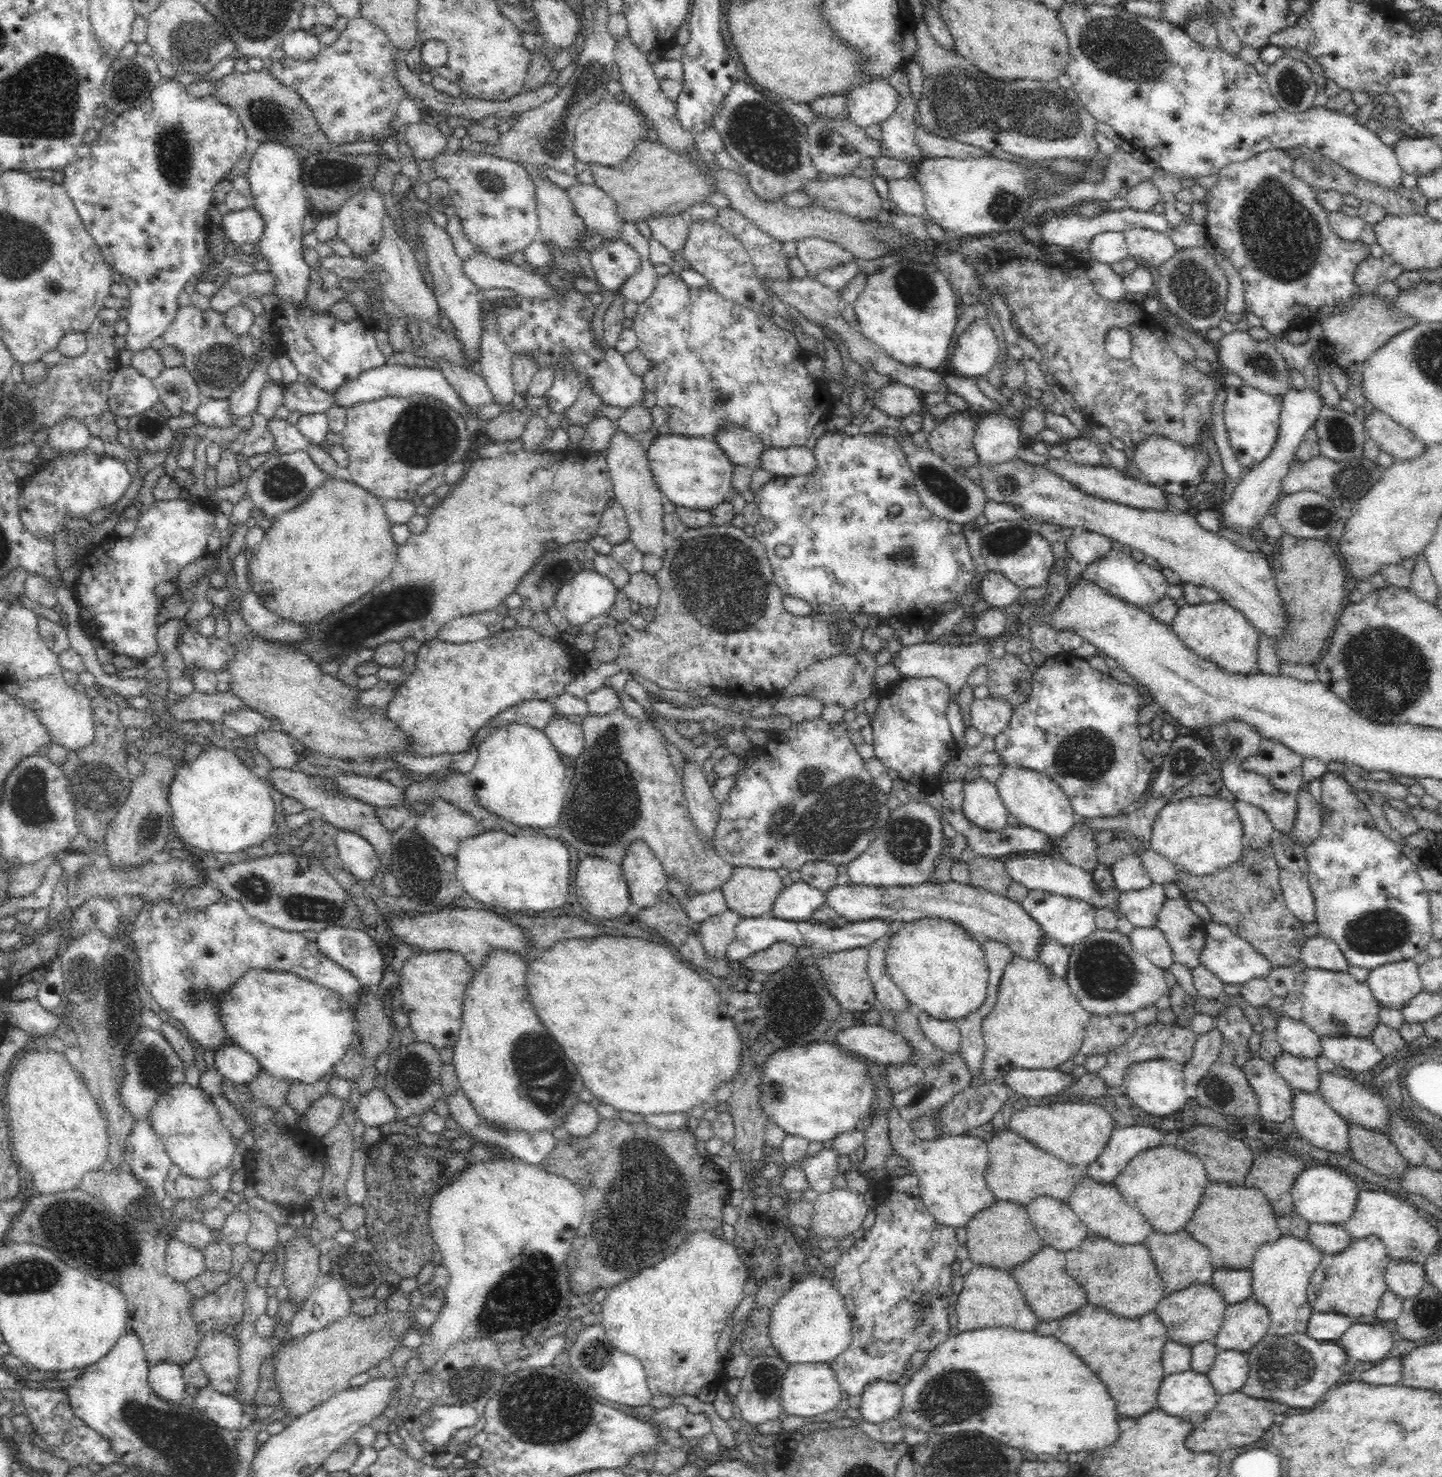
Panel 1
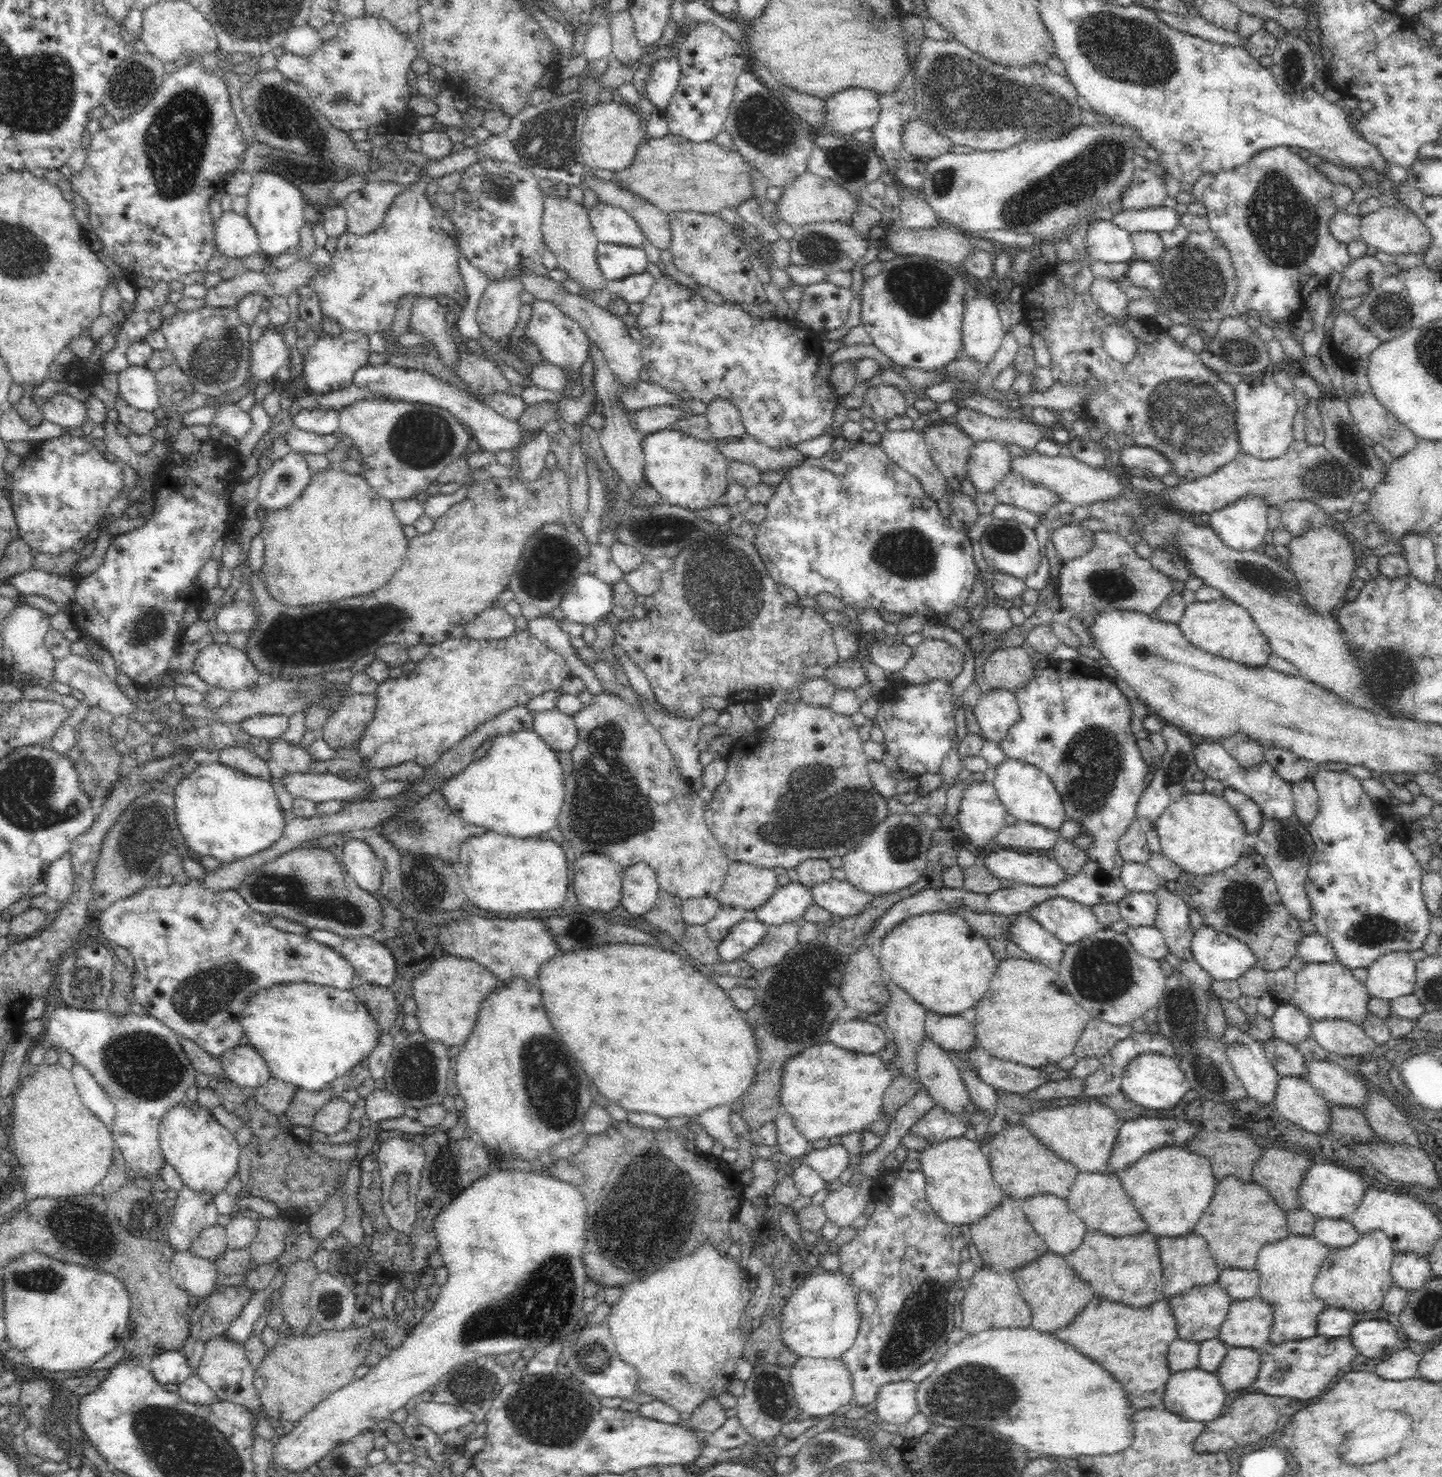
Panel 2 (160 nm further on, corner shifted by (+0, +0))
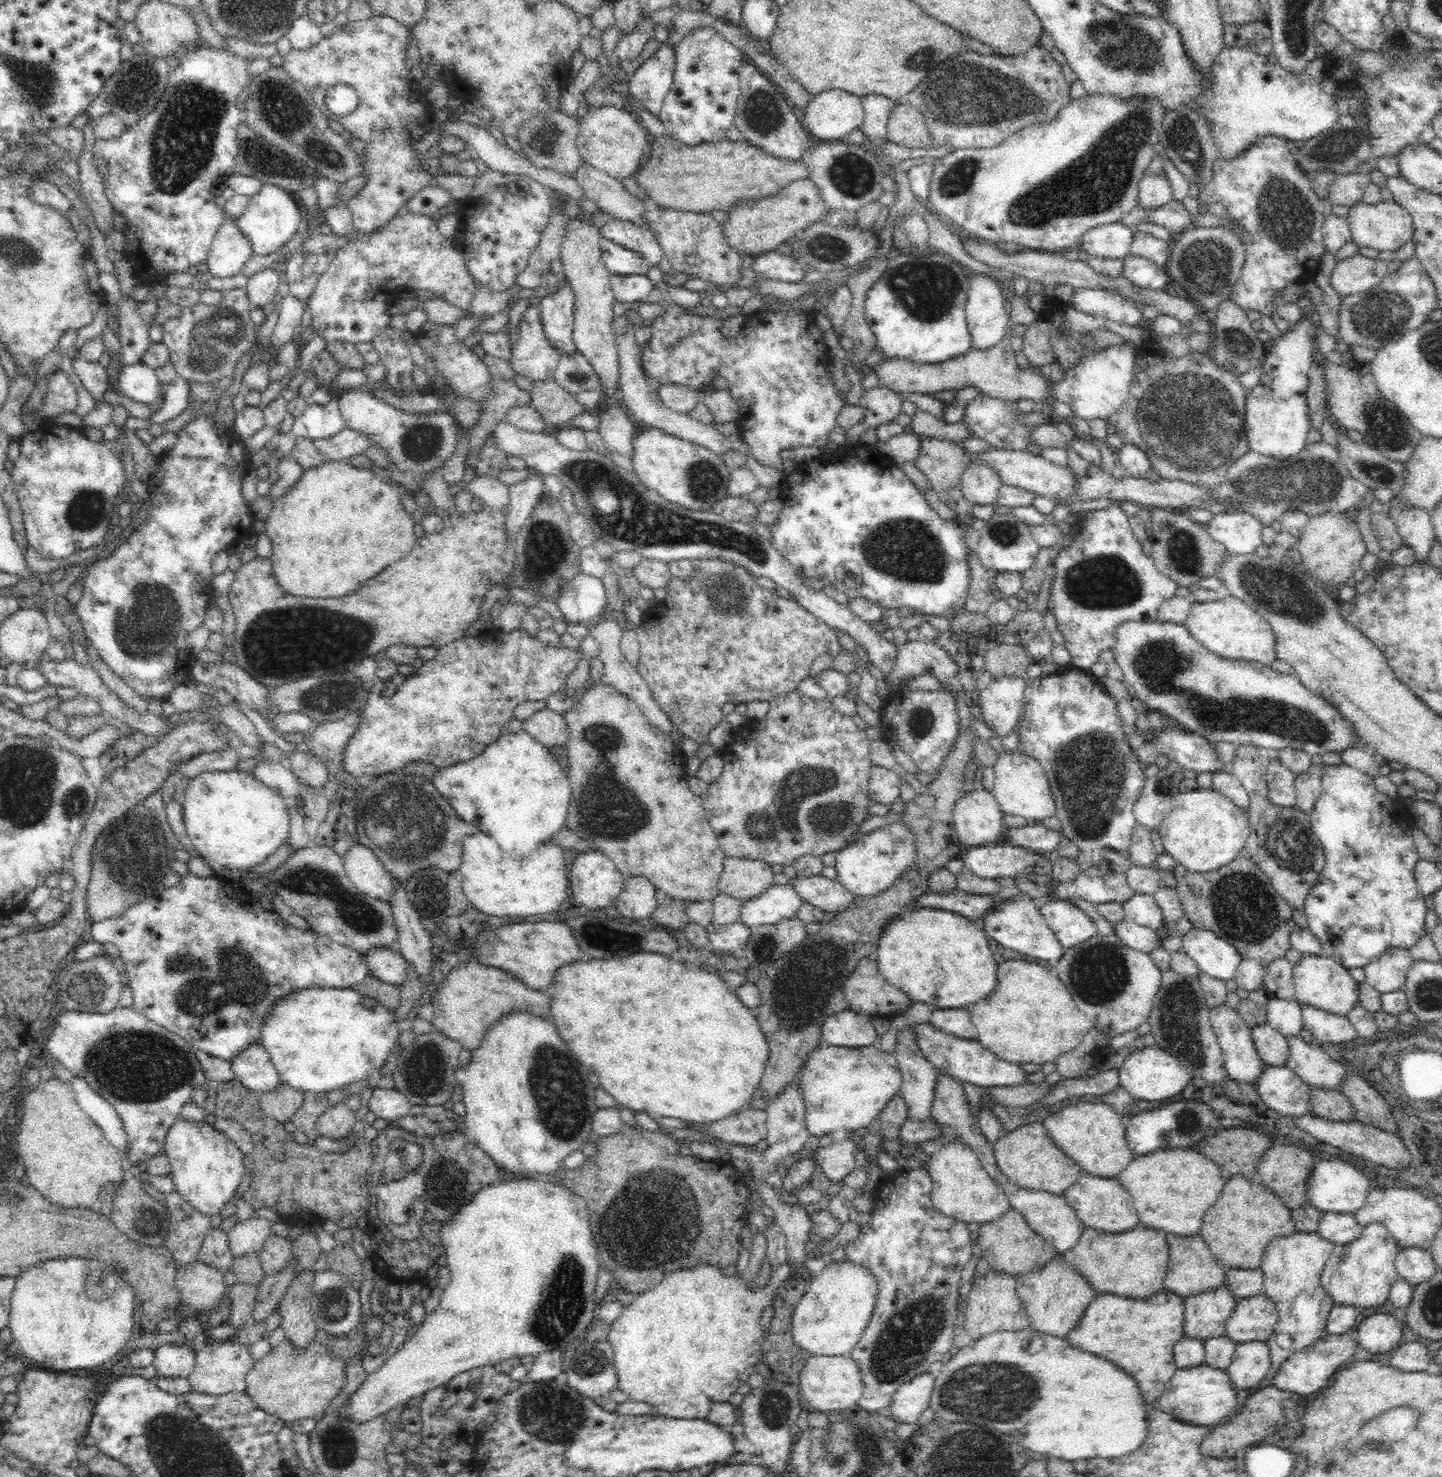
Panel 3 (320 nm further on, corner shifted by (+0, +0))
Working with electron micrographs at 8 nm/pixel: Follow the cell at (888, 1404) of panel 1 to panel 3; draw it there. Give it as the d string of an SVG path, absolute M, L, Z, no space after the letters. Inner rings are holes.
M926 1371L897 1386L885 1413L901 1425L918 1423L922 1412L929 1407L936 1377L937 1374Z

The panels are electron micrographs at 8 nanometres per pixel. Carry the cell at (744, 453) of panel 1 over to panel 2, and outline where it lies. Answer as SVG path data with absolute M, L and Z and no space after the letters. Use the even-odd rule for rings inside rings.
M714 398L708 403L706 416L708 420L707 432L711 442L726 444L732 438L740 438L747 434L741 414L723 398Z

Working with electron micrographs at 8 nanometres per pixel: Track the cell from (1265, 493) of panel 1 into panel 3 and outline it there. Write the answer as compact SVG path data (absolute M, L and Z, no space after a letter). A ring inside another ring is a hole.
M1228 511L1227 513L1215 514L1207 524L1207 528L1211 538L1223 545L1230 555L1254 553L1258 546L1263 544L1263 523L1247 511Z

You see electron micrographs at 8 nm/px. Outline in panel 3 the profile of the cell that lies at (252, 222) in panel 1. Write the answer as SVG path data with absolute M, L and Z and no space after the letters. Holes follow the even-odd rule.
M225 214L223 225L218 229L214 240L212 241L210 252L207 254L208 272L212 277L224 278L232 277L242 272L242 267L252 255L252 249L250 249L250 241L246 240L246 237L242 236L240 229L236 227L235 218Z

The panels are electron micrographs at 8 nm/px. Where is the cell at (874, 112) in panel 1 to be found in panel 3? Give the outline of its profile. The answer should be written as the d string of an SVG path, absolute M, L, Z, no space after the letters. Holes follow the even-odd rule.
M838 89L812 95L802 112L804 128L822 141L843 139L861 128L865 116L863 100Z

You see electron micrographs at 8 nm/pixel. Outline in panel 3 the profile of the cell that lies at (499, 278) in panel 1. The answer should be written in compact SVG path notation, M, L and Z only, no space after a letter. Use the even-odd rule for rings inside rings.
M614 317L611 324L614 337L616 337L616 345L618 345L618 362L619 362L619 386L623 394L623 405L627 412L637 422L639 427L654 427L664 432L675 436L676 438L684 439L688 442L694 442L705 446L708 450L716 454L723 455L728 450L737 450L742 455L750 454L748 443L742 439L741 435L734 433L731 436L724 436L712 425L701 423L700 421L688 416L688 413L673 411L664 406L664 403L659 400L656 392L653 392L646 381L646 376L640 369L640 353L639 346L635 340L634 326L623 317Z

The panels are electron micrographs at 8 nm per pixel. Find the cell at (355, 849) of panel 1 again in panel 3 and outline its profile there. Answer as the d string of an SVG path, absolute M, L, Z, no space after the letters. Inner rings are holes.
M357 842L342 860L348 878L360 892L391 904L393 877L371 848Z

